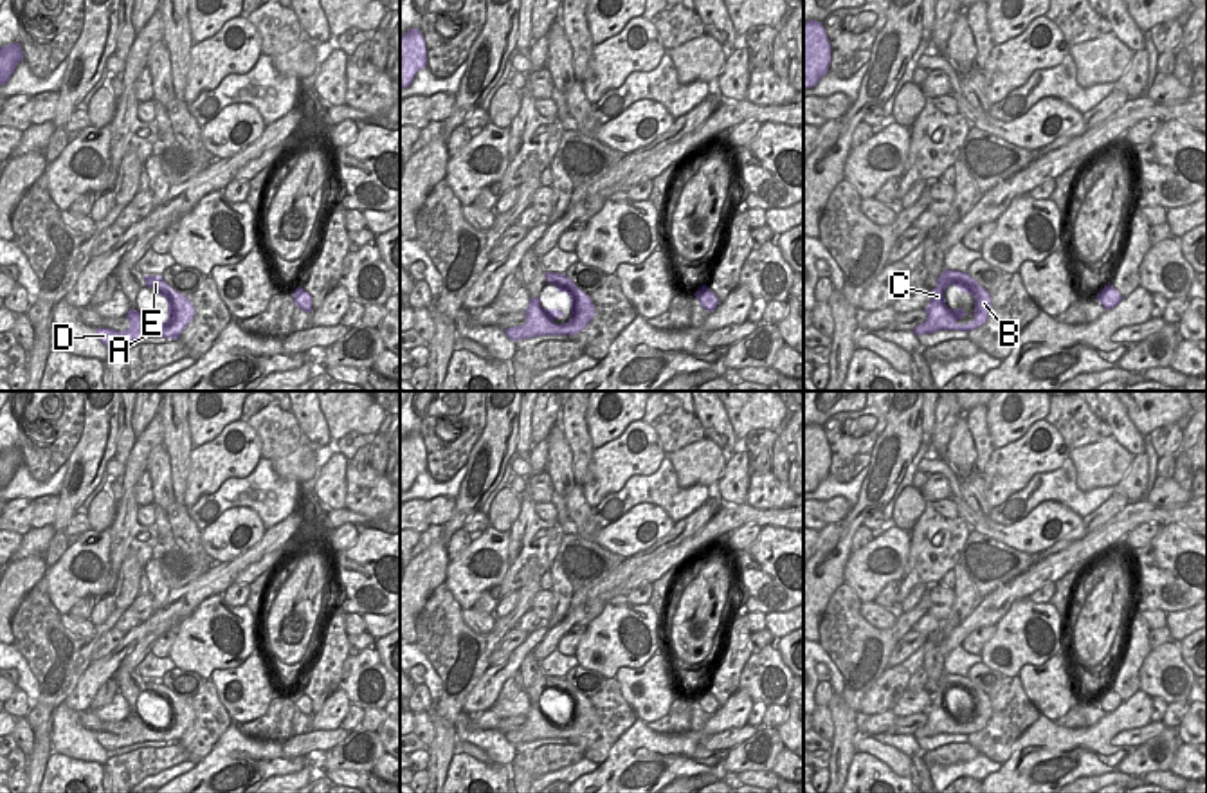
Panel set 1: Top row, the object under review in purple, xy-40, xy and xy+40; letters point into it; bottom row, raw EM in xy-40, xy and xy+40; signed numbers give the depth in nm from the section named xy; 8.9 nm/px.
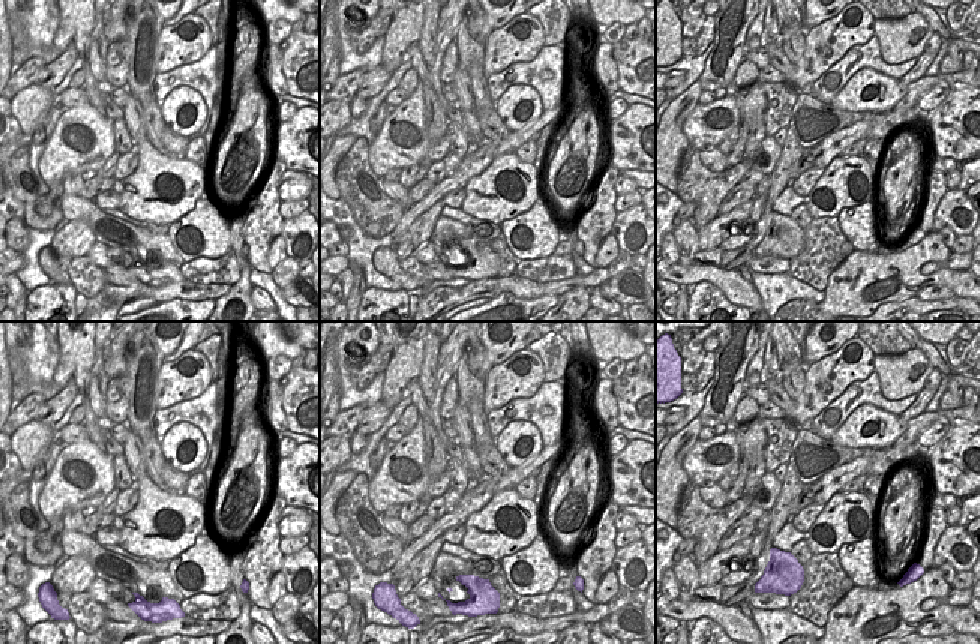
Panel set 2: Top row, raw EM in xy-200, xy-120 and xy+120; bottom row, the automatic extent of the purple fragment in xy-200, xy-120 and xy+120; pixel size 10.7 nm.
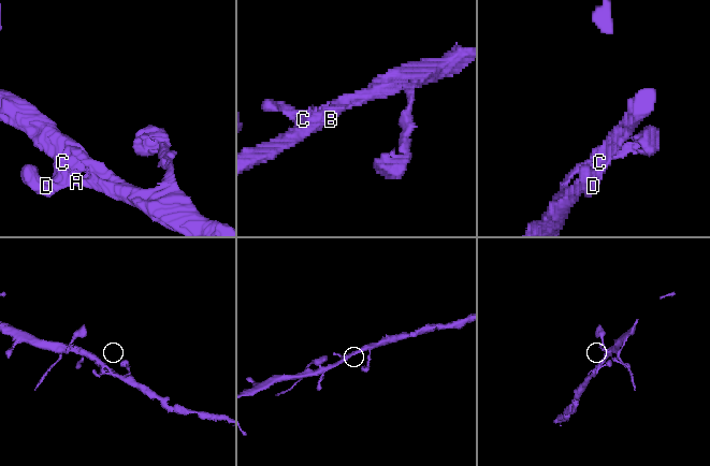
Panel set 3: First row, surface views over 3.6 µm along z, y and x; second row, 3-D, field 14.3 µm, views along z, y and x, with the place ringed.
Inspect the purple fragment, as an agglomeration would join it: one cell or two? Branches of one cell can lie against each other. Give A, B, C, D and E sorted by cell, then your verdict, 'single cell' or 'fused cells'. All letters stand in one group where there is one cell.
A B C D E | single cell

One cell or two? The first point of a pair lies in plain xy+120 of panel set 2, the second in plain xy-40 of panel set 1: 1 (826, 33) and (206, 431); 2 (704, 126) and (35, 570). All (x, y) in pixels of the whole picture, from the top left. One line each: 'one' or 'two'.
1: two
2: two

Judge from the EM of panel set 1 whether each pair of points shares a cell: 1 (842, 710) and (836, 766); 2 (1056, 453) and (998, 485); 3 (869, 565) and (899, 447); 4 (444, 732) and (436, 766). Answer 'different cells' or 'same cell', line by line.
1: same cell
2: same cell
3: different cells
4: same cell

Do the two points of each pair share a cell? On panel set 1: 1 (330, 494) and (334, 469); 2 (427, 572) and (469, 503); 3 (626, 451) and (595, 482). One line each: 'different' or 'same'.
1: same
2: same
3: same

